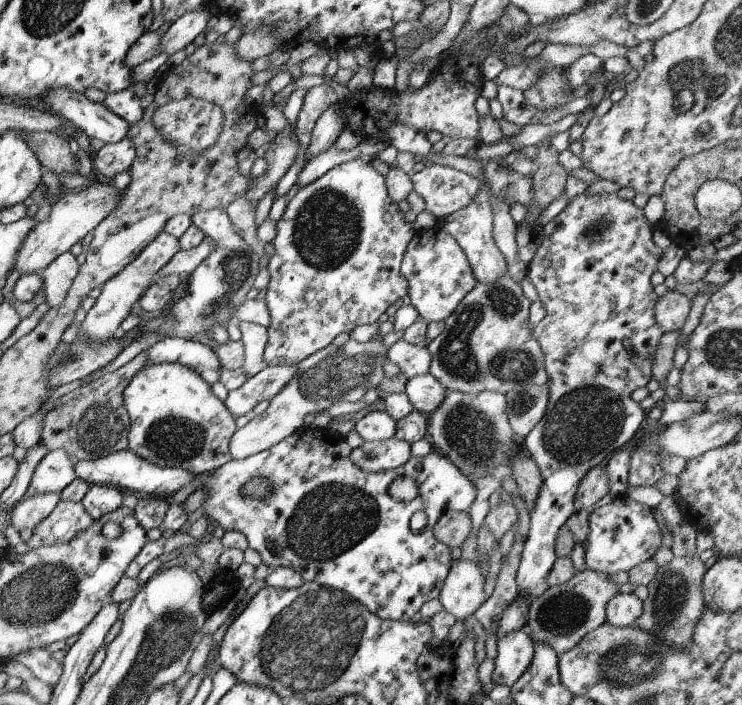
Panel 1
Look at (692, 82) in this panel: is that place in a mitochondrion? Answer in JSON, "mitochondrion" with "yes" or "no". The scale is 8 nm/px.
{"mitochondrion":"yes"}

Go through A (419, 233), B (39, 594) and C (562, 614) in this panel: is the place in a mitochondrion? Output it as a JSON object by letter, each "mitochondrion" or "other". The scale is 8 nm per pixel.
{"A":"other","B":"mitochondrion","C":"mitochondrion"}

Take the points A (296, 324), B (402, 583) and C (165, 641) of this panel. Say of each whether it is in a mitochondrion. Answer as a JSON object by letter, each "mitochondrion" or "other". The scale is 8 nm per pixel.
{"A":"other","B":"other","C":"mitochondrion"}

